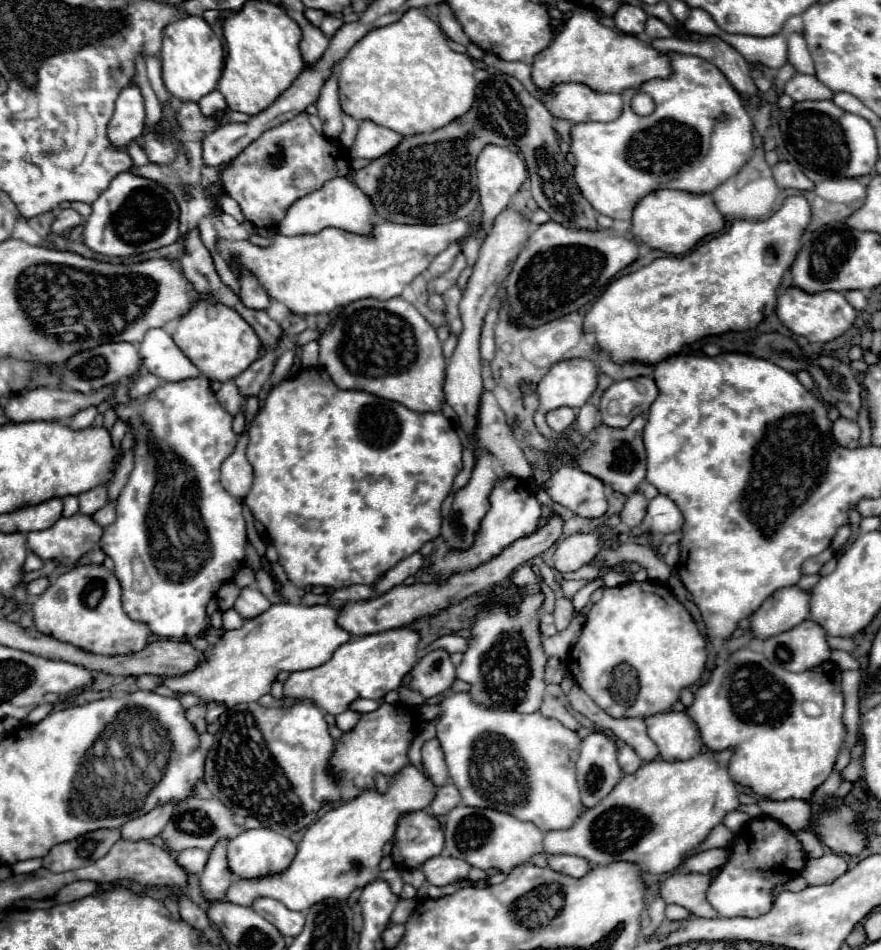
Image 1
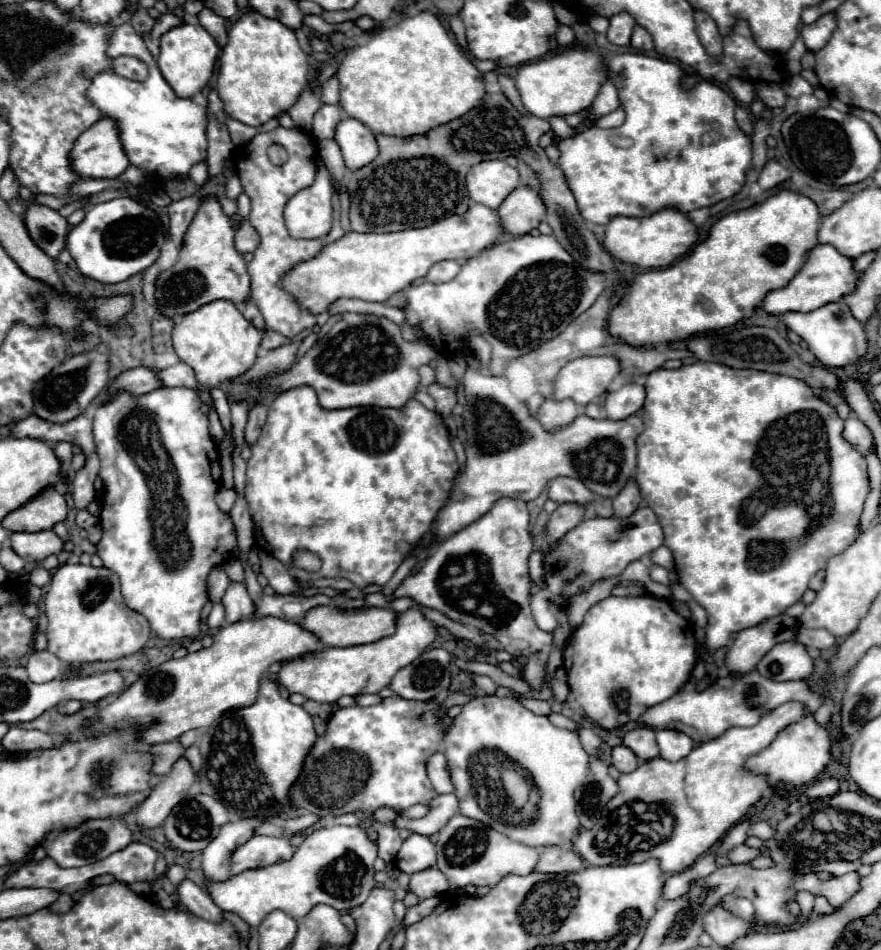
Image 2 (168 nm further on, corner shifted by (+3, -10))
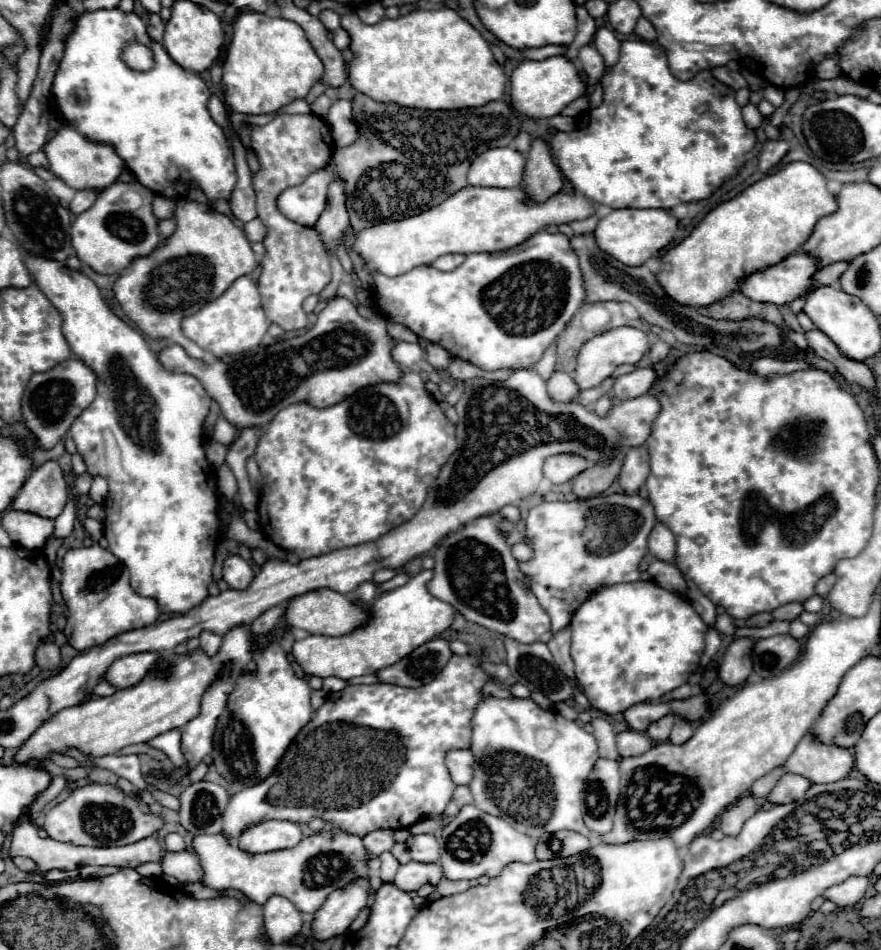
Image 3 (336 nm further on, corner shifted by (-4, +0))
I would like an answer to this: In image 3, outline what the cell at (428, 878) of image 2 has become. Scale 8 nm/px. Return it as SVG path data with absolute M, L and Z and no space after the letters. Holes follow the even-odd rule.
M409 861L405 865L399 865L395 879L391 881L395 887L399 887L405 893L417 891L421 885L431 883L437 885L443 877L443 869L439 869L439 863L417 863Z

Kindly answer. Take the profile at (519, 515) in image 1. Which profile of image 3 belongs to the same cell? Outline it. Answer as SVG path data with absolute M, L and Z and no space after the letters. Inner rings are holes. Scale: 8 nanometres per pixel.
M507 505L499 513L479 517L445 537L435 551L435 575L427 587L435 597L453 605L467 621L483 625L519 643L547 643L553 637L551 621L535 595L527 589L517 559L511 555L511 547L501 535L499 521L503 517L517 523L519 509Z

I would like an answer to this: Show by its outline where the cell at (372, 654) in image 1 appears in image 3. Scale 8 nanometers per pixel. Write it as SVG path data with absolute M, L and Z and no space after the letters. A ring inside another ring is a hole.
M431 569L421 571L413 575L405 585L379 595L373 603L367 605L369 621L347 635L307 635L303 639L297 639L293 645L295 661L303 667L307 675L317 675L323 679L331 675L339 679L351 679L357 675L375 673L407 657L413 649L441 635L453 623L455 609L427 591L427 581L431 577Z

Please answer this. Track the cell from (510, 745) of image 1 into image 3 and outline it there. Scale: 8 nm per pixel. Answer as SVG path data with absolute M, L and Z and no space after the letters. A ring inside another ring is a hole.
M487 697L479 703L473 715L471 753L477 759L475 777L469 785L475 805L485 813L501 817L517 831L529 837L557 833L561 829L585 831L583 825L583 789L585 781L599 759L597 741L575 721L561 717L557 711L541 709L533 699L497 699Z

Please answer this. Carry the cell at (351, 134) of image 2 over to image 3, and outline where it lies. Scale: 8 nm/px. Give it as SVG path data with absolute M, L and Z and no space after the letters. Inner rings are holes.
M337 99L329 113L327 113L327 123L331 127L333 139L335 139L335 147L343 147L343 145L351 145L351 141L355 141L355 137L359 137L359 131L355 129L353 117L351 117L351 101L347 99Z

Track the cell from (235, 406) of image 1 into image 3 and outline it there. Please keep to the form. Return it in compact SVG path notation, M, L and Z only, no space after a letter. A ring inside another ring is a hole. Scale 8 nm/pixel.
M189 199L177 201L177 205L175 205L175 225L177 225L175 233L171 237L163 239L163 243L153 253L133 259L129 269L115 281L113 291L115 291L115 299L119 301L123 313L145 335L149 335L151 339L171 339L177 345L181 345L187 353L191 353L191 357L207 359L205 351L181 333L181 319L197 313L203 305L215 301L237 277L249 275L257 267L257 259L253 255L253 249L251 249L243 229L239 229L231 221L231 217L227 217L223 213L217 213L211 205L203 205L203 203L189 201Z

